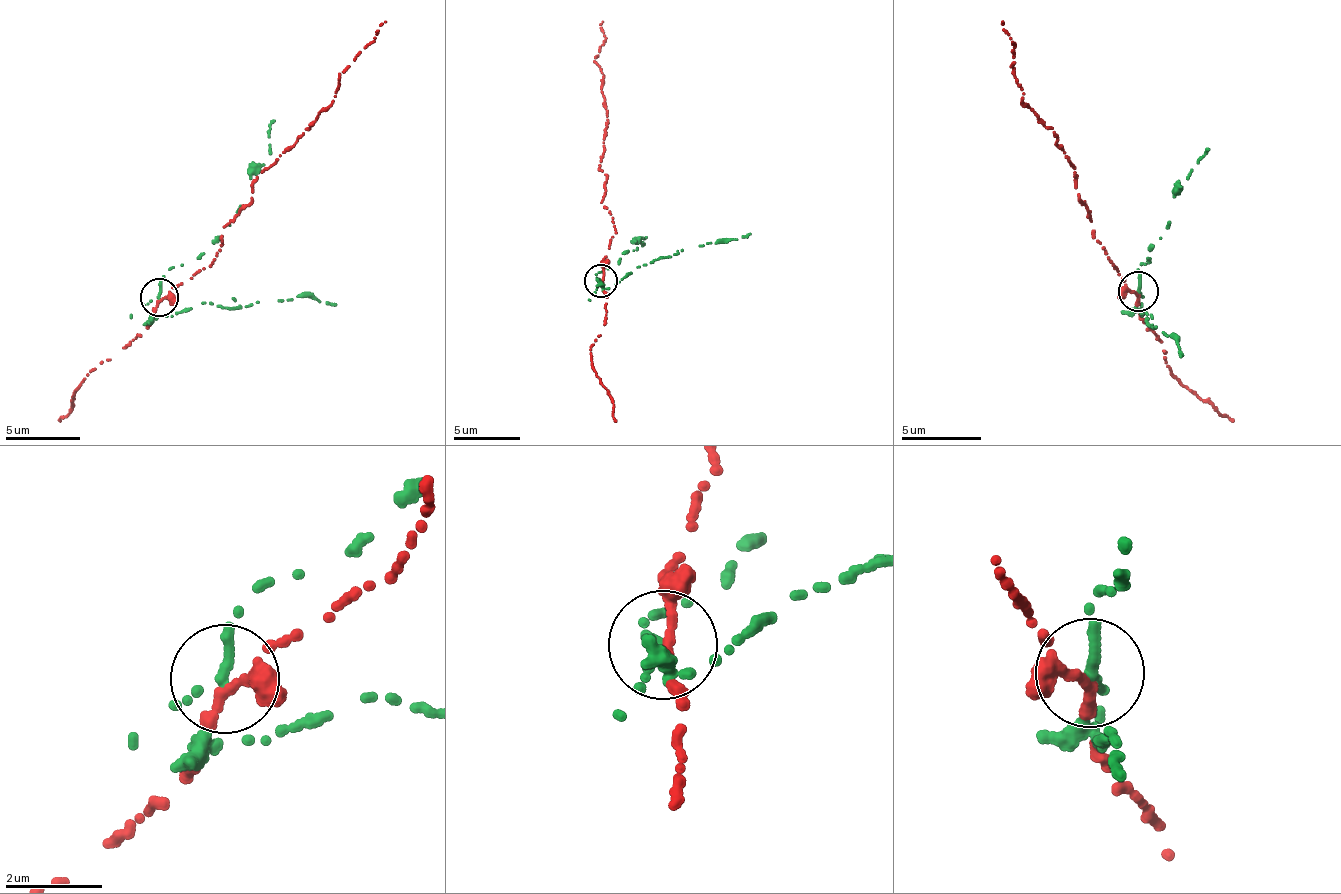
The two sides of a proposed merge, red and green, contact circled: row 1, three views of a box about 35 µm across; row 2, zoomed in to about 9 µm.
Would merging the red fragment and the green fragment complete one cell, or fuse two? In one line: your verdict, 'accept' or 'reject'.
reject

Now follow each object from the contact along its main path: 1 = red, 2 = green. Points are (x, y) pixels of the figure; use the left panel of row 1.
1: (160, 300), (213, 263), (223, 228), (251, 201), (252, 180), (334, 103), (338, 75), (384, 20)
2: (160, 296), (167, 270), (205, 254), (229, 226), (265, 163), (273, 121)

